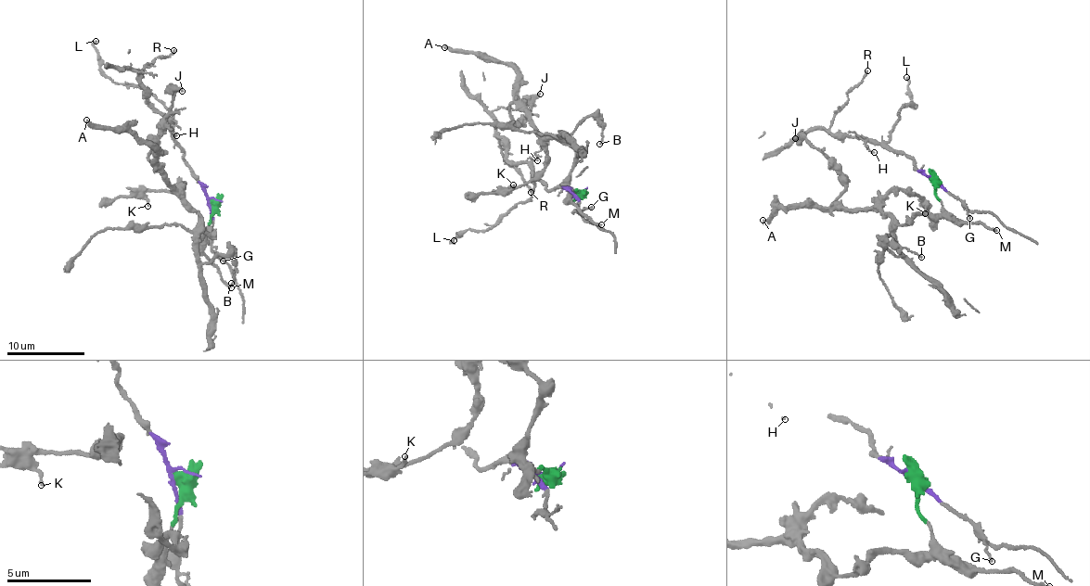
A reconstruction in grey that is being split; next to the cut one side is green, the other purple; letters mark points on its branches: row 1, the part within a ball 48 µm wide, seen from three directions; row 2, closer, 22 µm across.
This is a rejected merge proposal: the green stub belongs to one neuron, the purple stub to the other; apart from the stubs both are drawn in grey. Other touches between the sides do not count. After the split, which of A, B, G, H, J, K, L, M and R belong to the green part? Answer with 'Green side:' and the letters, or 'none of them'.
Green side: A, B, J, K, M

